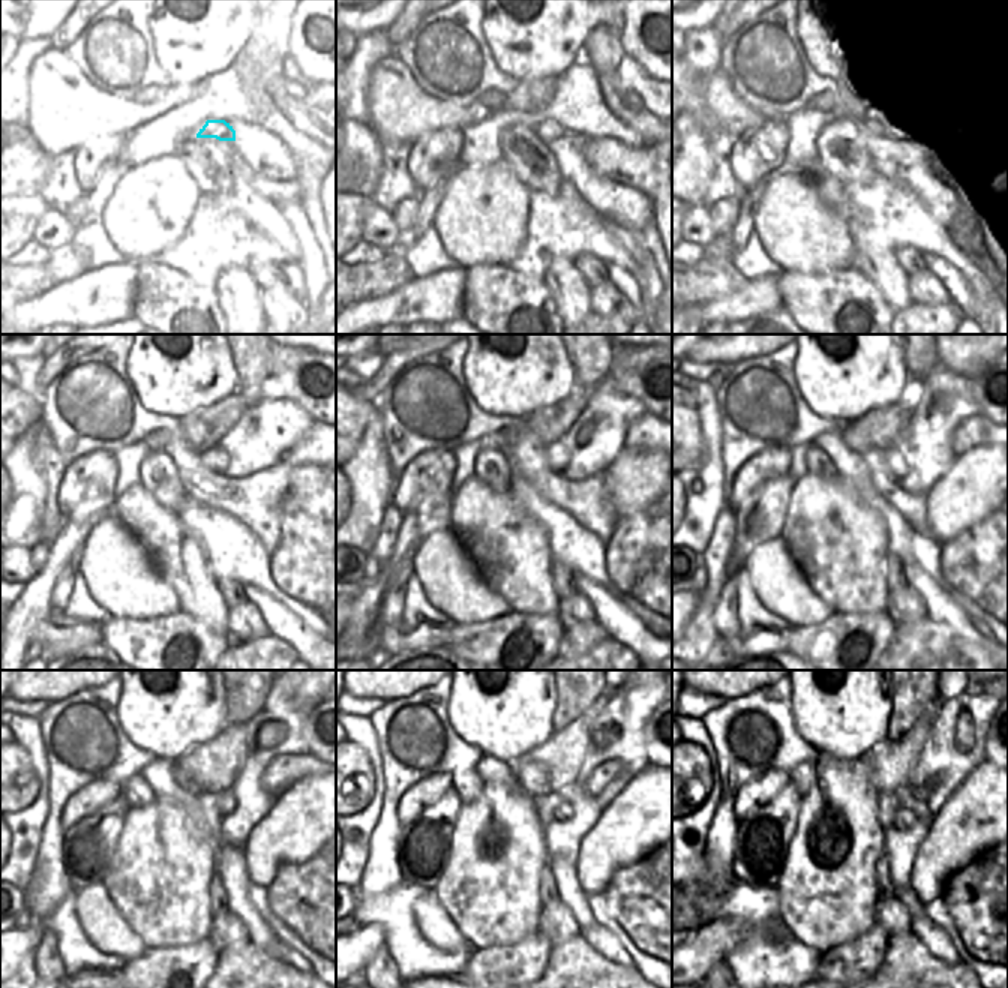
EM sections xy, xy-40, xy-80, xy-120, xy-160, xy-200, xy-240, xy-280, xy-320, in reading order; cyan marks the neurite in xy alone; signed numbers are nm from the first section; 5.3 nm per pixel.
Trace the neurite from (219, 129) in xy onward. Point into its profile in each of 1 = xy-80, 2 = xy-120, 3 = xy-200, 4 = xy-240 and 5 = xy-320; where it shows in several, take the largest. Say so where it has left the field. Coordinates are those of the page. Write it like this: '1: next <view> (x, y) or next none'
1: next xy-80 (884, 126)
2: next xy-120 (216, 459)
3: next xy-200 (894, 458)
4: next xy-240 (225, 801)
5: next xy-320 (903, 820)

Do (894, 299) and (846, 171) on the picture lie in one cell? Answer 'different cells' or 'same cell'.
different cells

